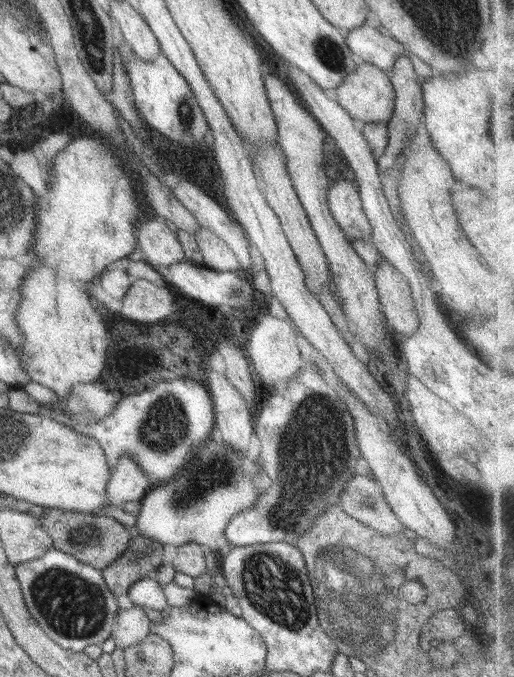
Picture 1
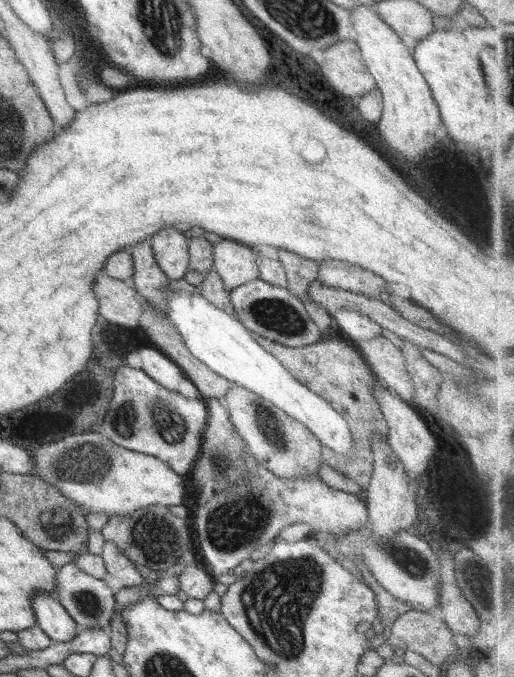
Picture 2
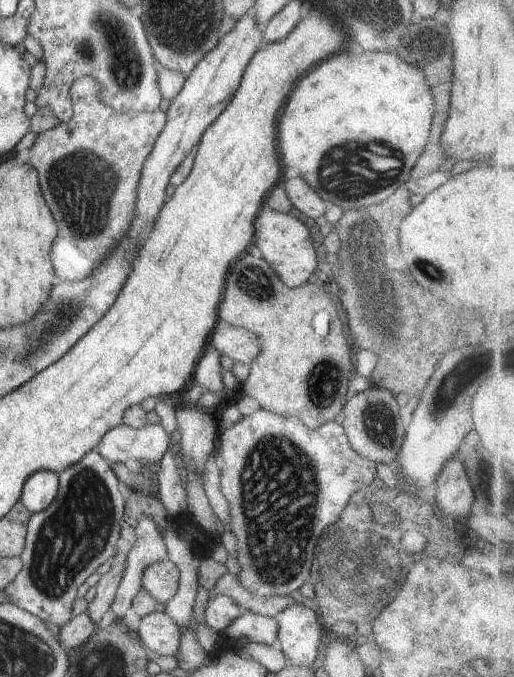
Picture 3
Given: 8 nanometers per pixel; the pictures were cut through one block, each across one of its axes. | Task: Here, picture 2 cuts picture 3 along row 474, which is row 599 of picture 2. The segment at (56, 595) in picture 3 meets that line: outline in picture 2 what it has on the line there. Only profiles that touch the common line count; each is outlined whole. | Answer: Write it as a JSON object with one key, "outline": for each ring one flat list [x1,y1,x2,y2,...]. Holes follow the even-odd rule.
{"outline":[[72,561,57,569,55,590,57,590,55,596,80,628,110,628,112,614,116,608,116,599,114,599,112,589,103,580,86,574]]}

